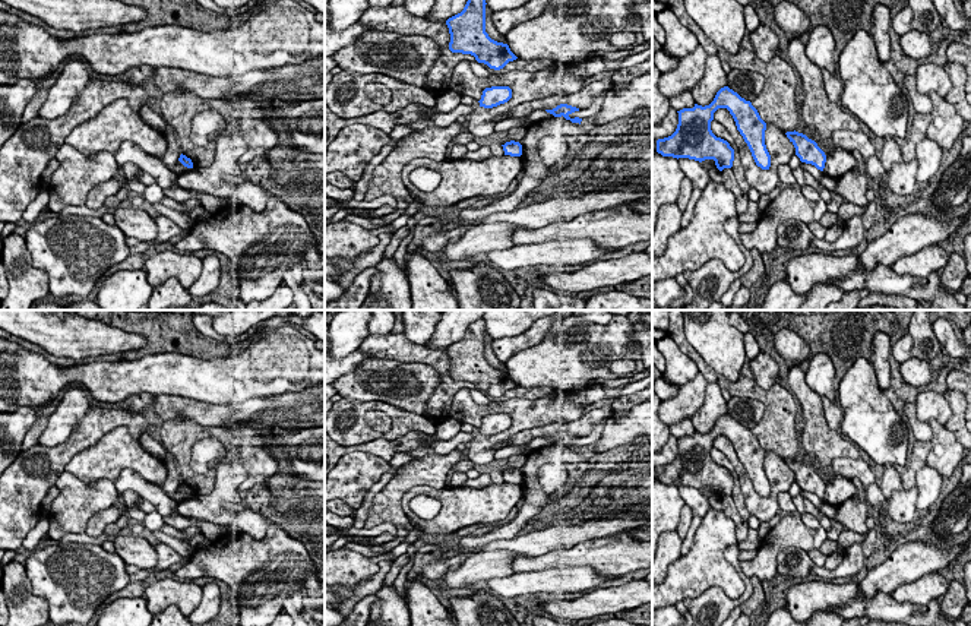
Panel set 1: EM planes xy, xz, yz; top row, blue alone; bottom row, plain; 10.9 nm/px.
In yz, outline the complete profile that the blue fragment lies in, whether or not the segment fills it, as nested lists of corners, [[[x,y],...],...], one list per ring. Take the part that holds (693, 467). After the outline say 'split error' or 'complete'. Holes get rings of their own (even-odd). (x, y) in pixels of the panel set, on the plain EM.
[[[728,414],[721,415],[709,433],[695,431],[693,436],[677,439],[677,456],[671,464],[657,468],[657,480],[662,484],[689,486],[699,490],[714,487],[719,499],[731,496],[734,477],[711,458],[711,449],[718,436],[730,439],[756,493],[769,497],[771,483],[765,472],[766,450],[750,429],[746,429]]]; complete

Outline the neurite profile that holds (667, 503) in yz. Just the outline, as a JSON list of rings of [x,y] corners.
[[[652,480],[652,559],[660,535],[676,531],[683,506],[684,500],[680,497],[677,486]]]

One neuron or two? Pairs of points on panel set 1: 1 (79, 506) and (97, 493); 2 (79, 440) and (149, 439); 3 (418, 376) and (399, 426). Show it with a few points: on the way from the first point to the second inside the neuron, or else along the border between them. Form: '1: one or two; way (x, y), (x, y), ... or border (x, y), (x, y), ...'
1: one; way (84, 502), (92, 498)
2: two; border (146, 430), (139, 439)
3: two; border (372, 400), (391, 402), (423, 416)

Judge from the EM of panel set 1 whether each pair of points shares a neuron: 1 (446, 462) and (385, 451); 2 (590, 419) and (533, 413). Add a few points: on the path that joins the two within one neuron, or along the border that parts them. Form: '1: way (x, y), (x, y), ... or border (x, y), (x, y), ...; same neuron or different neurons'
1: border (405, 452), (430, 446), (439, 455); different neurons
2: border (578, 417), (575, 420); different neurons

